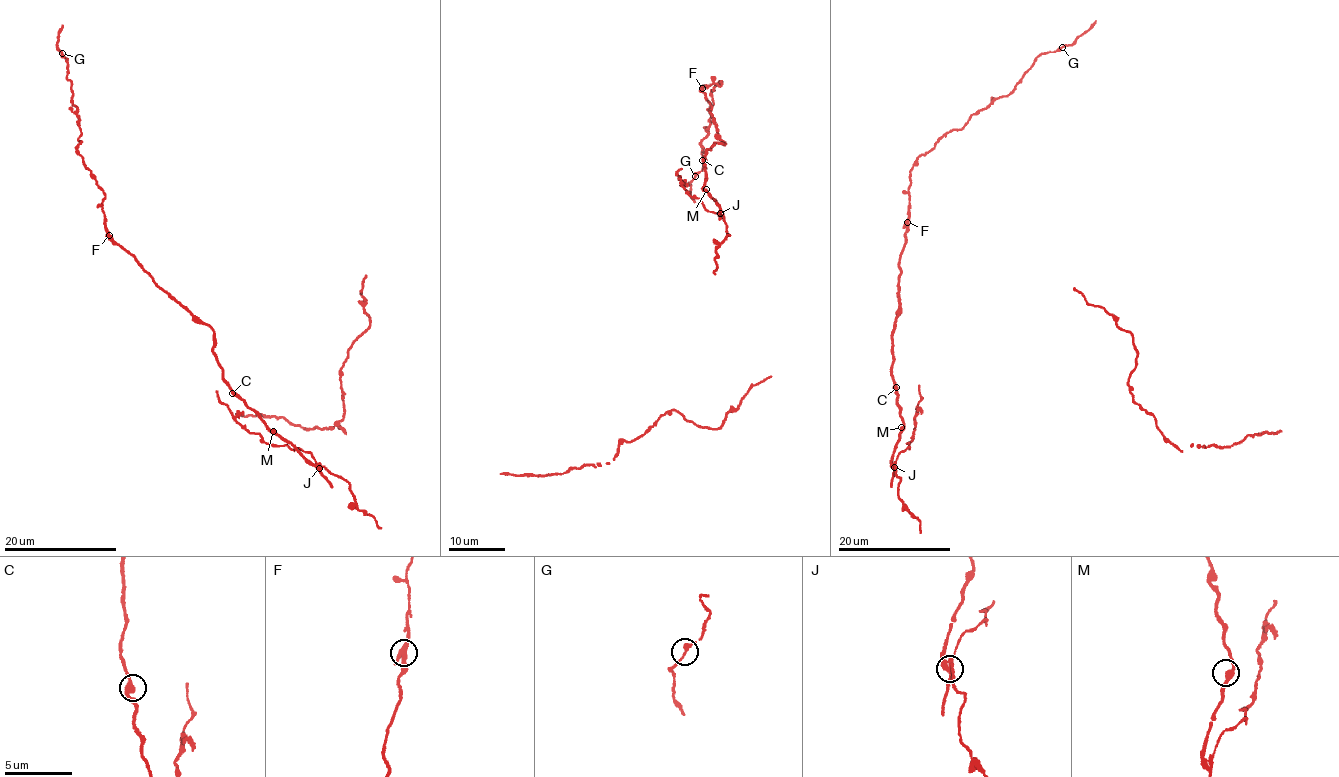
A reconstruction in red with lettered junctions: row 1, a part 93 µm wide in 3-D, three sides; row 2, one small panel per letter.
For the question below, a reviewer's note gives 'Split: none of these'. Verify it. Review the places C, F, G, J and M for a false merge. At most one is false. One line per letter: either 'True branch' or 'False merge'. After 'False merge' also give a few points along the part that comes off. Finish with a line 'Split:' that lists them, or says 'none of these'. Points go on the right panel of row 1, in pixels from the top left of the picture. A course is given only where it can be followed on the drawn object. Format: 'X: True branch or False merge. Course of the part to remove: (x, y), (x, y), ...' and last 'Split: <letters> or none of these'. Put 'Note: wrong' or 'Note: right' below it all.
C: True branch
F: True branch
G: True branch
J: False merge. Course of the part to remove: (894, 467), (899, 454), (910, 447), (907, 443), (912, 441), (920, 401), (919, 385)
M: True branch
Split: J
Note: wrong

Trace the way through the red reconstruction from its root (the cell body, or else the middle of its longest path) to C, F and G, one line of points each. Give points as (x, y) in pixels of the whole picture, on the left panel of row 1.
C: (263, 422), (260, 415), (232, 393)
F: (263, 422), (222, 377), (210, 327), (167, 295), (109, 235)
G: (263, 422), (222, 377), (210, 327), (158, 286), (106, 229), (104, 193), (78, 153), (80, 123), (62, 53)

